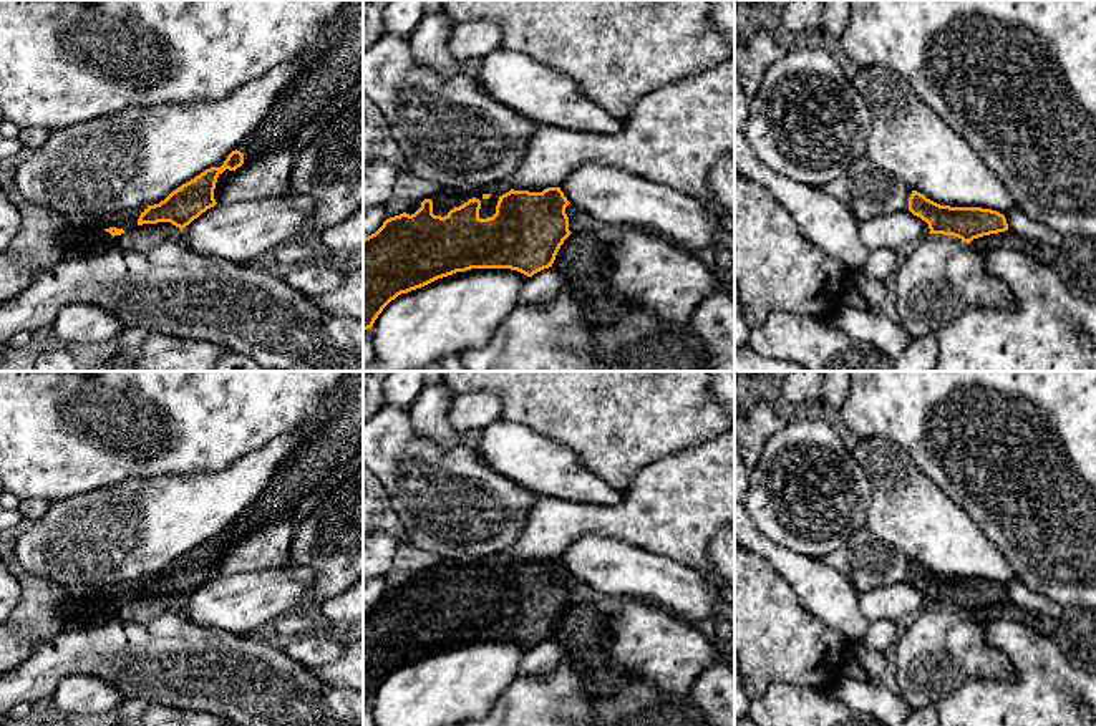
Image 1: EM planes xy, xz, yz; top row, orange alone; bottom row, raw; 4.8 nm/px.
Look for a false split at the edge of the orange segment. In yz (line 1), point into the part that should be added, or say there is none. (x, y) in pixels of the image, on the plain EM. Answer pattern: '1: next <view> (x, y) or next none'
1: next none

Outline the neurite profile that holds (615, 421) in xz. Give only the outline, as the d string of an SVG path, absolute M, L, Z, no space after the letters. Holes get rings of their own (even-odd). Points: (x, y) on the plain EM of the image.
M446 371L444 380L451 390L453 398L483 390L497 394L502 403L499 419L526 424L569 448L590 471L594 471L620 492L647 464L655 462L663 456L673 454L678 449L713 439L731 428L730 414L725 411L723 404L716 399L711 390L711 371Z

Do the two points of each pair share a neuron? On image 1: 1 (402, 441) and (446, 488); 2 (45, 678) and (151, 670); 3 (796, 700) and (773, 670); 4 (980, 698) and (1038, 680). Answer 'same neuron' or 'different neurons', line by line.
1: same neuron
2: same neuron
3: different neurons
4: same neuron

